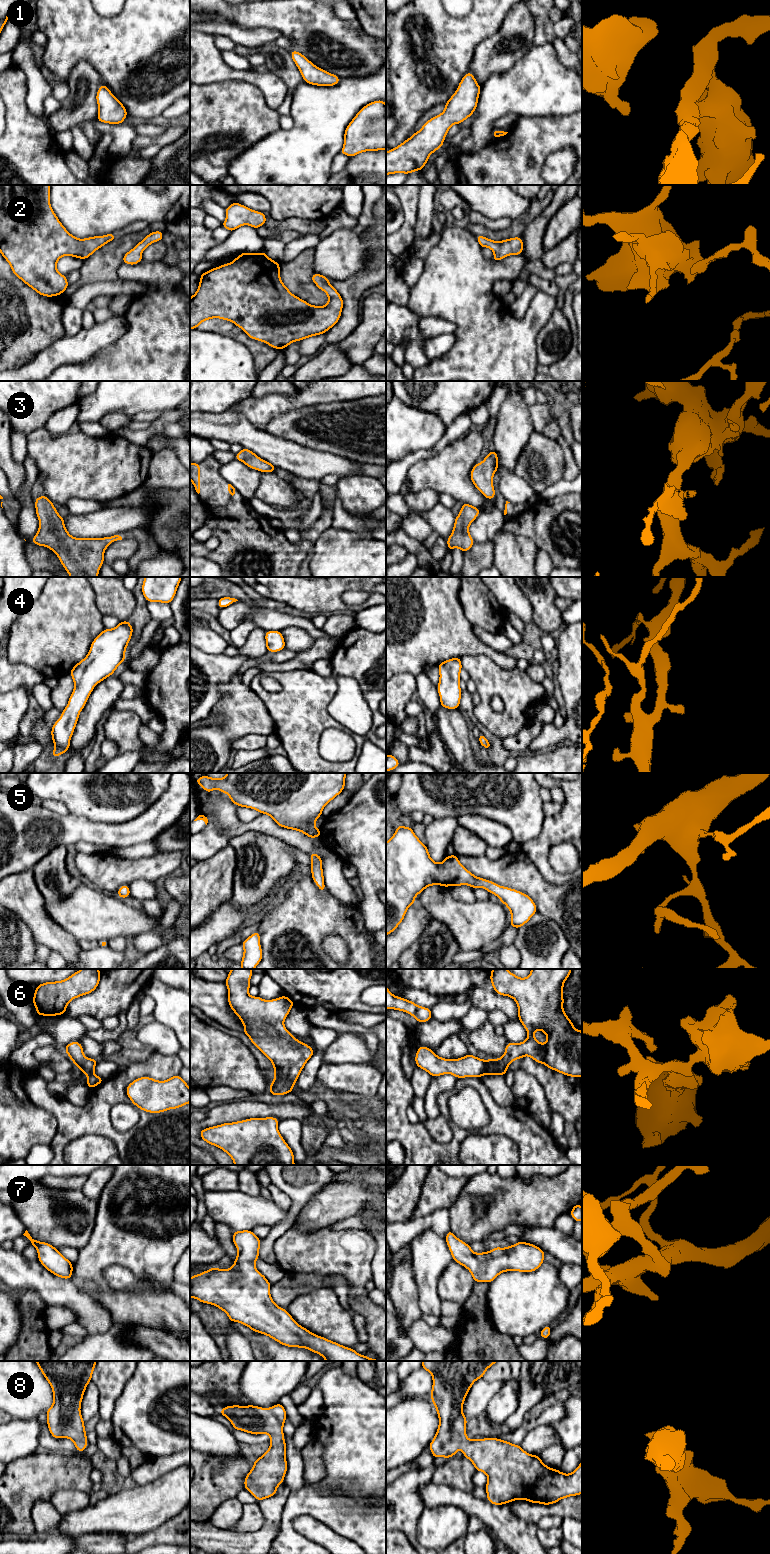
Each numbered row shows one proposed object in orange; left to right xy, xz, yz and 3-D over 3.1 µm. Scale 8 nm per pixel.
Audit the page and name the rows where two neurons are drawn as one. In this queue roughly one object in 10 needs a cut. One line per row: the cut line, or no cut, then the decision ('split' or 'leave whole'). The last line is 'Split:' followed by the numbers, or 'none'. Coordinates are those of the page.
1: cut none; leave whole
2: cut none; leave whole
3: cut none; leave whole
4: cut none; leave whole
5: cut none; leave whole
6: cut none; leave whole
7: cut none; leave whole
8: cut none; leave whole
Split: none

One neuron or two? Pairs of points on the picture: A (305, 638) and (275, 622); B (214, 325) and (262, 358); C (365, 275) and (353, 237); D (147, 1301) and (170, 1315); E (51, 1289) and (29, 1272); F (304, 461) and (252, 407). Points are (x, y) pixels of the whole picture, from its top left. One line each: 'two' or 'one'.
A: two
B: one
C: two
D: one
E: one
F: two

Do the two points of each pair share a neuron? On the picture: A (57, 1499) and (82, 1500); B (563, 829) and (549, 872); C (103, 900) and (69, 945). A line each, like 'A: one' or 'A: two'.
A: one
B: one
C: two

